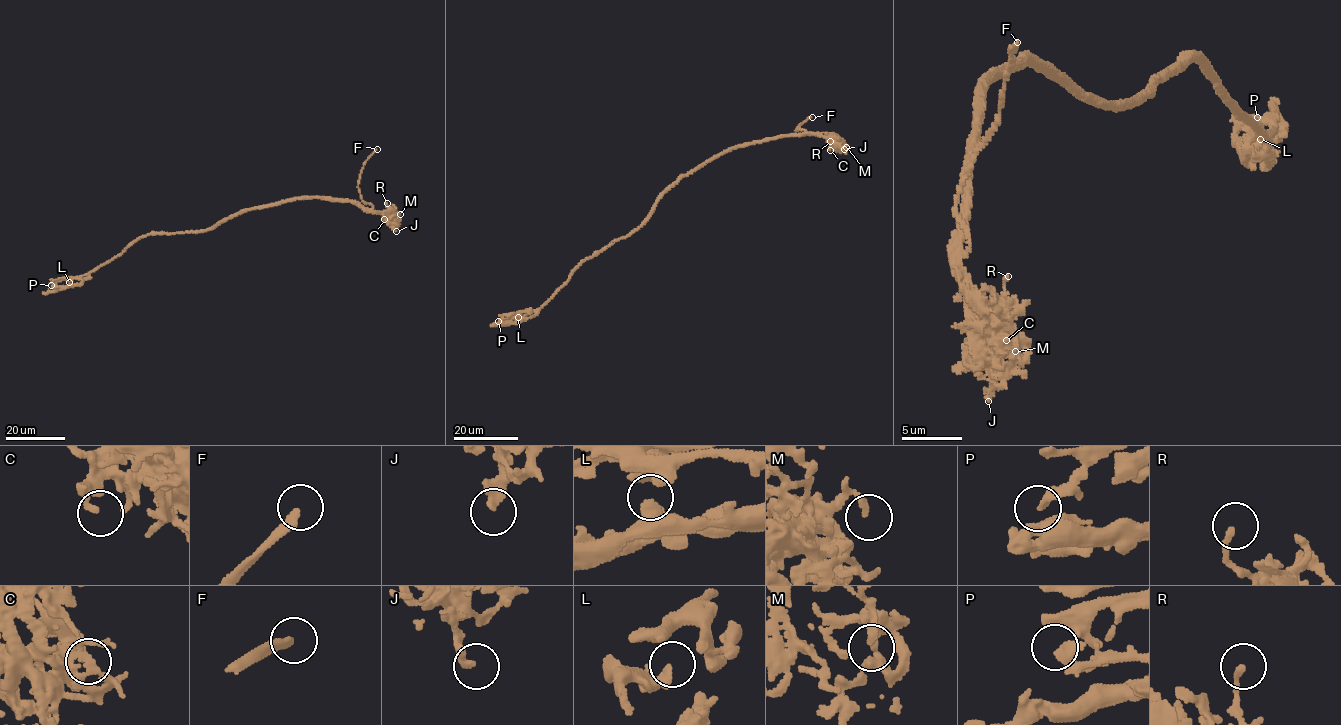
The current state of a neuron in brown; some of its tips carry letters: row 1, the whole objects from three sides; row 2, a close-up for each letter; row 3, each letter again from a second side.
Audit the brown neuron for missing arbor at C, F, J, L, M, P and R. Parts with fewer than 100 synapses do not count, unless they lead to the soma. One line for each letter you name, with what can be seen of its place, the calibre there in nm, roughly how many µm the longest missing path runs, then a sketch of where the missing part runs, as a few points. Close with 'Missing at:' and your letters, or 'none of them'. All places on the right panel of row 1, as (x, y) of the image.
F: at (1017, 42); 240 nm thick; about 25 µm are missing
Missing at: F

